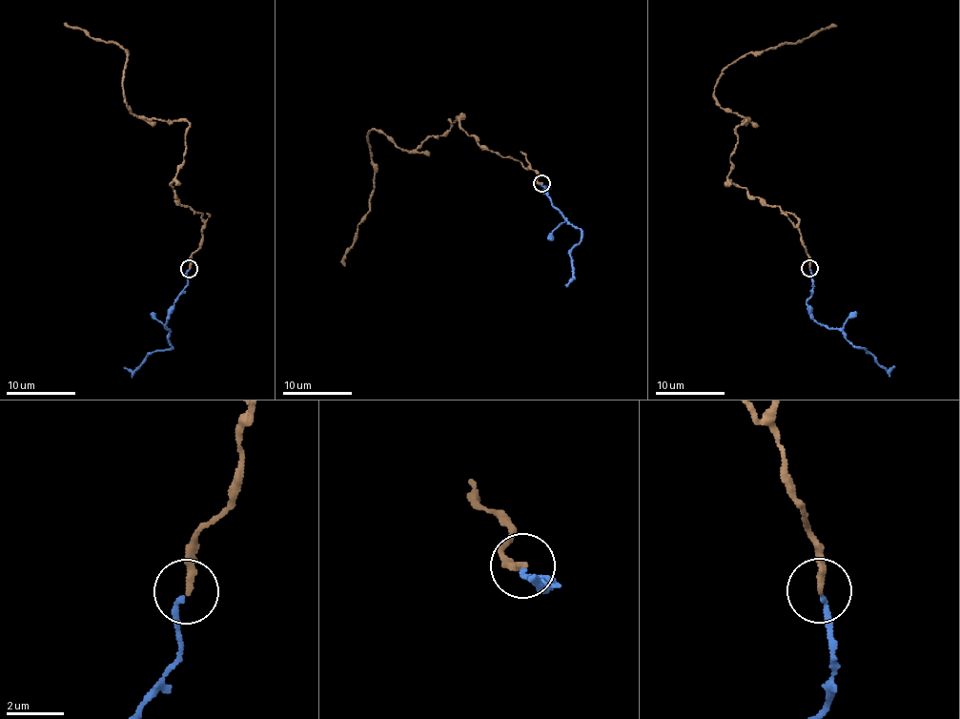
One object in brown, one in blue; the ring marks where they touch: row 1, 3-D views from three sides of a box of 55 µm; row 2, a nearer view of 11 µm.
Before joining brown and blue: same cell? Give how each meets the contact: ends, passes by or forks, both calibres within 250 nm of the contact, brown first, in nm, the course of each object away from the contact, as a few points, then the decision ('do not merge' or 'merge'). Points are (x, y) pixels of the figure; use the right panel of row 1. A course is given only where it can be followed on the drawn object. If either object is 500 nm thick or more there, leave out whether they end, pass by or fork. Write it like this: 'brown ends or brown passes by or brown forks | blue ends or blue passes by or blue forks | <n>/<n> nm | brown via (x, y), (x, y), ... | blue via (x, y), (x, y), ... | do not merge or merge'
brown ends | blue ends | 240/160 nm | brown via (809, 267), (798, 220), (727, 177), (747, 121), (713, 91), (750, 52), (836, 24) | blue via (809, 269), (813, 285), (806, 302), (810, 315), (838, 329), (856, 348), (868, 350), (888, 369), (892, 366) | merge

